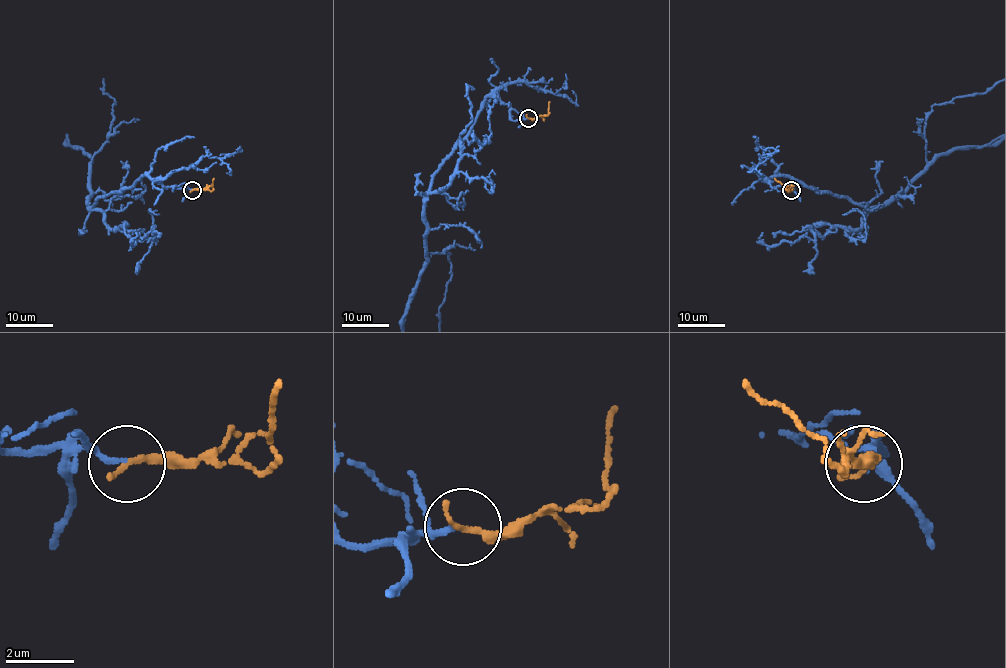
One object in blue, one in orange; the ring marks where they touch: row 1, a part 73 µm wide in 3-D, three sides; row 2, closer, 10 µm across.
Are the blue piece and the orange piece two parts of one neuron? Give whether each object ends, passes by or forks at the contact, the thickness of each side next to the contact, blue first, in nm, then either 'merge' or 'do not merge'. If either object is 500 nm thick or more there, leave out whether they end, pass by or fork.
blue passes by; orange ends there; 100 nm thick on the blue side, 240 nm on the other; merge

